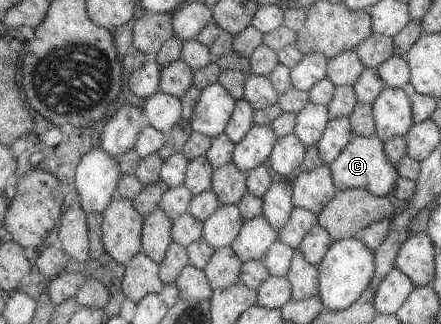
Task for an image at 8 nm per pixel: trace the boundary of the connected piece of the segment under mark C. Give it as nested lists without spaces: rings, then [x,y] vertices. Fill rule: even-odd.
[[[375,135],[353,137],[328,166],[333,186],[337,191],[359,187],[375,196],[385,196],[394,189],[394,182],[398,176],[394,166],[386,160],[381,139]]]

